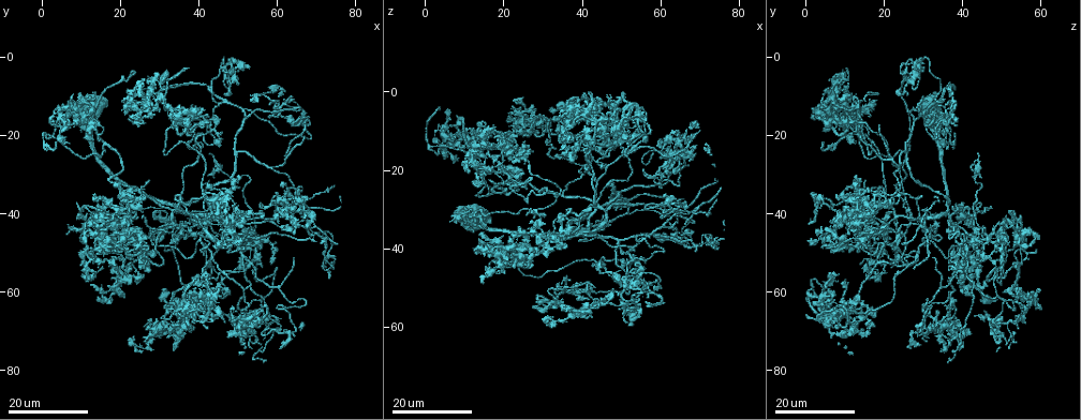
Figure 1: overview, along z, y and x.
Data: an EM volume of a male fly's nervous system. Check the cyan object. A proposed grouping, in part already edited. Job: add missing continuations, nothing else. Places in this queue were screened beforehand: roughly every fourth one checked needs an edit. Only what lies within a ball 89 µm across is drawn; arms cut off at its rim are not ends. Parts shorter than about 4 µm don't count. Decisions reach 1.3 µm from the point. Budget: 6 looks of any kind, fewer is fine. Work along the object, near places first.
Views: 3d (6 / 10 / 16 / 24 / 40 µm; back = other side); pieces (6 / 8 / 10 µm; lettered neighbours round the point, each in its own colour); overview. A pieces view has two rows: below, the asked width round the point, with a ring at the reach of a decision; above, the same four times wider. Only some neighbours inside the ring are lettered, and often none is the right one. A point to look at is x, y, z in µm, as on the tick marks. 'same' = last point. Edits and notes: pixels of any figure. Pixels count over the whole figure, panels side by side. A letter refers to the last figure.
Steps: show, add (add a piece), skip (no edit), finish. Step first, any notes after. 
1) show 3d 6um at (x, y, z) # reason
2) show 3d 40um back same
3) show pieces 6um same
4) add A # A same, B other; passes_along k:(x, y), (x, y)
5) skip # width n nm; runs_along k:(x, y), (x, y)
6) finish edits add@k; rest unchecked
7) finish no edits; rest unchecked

show 3d 16um at (20.5, 61.5, 43.0) # free end

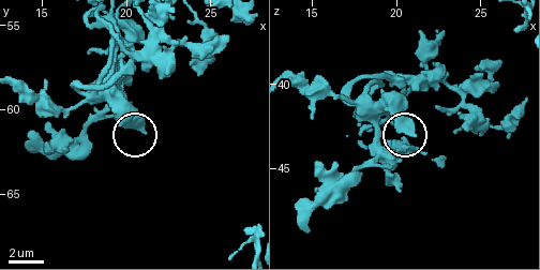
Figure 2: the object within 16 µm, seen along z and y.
show 3d 10um at (20.9, 61.3, 43.1)

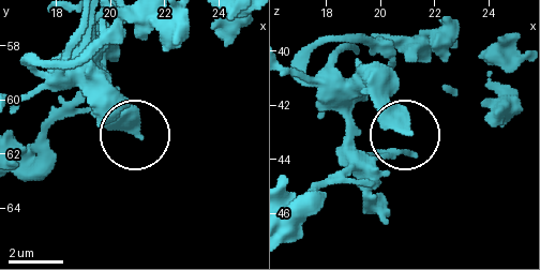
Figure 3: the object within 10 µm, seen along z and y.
show pieces 10um at (21.0, 61.2, 43.0)

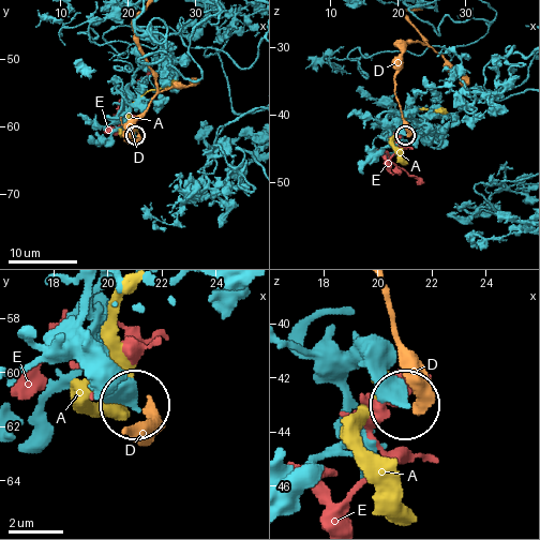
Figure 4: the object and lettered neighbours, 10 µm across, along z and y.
skip # A other, D other, E other; runs_along 4:(334, 335), (405, 403); none of them fits

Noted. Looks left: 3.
show 3d 16um at (25.5, 75.5, 35.5) # branch stops here

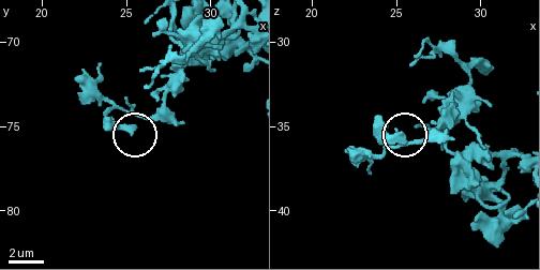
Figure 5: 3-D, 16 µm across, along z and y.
show pieces 8um at (25.4, 75.4, 35.5)

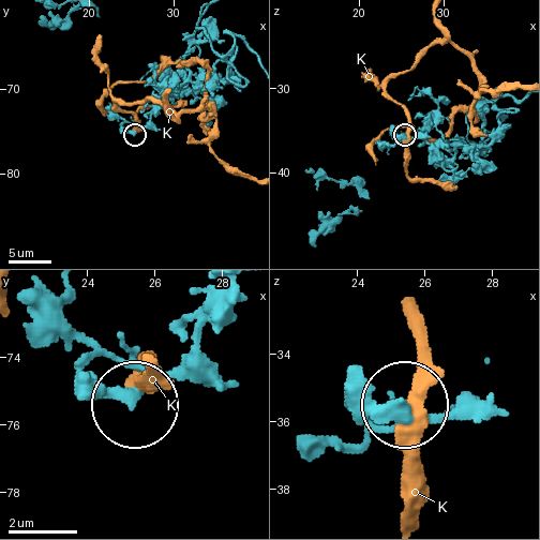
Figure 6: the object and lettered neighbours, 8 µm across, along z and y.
skip # K other; none of them fits

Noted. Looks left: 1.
finish no edits; rest unchecked

